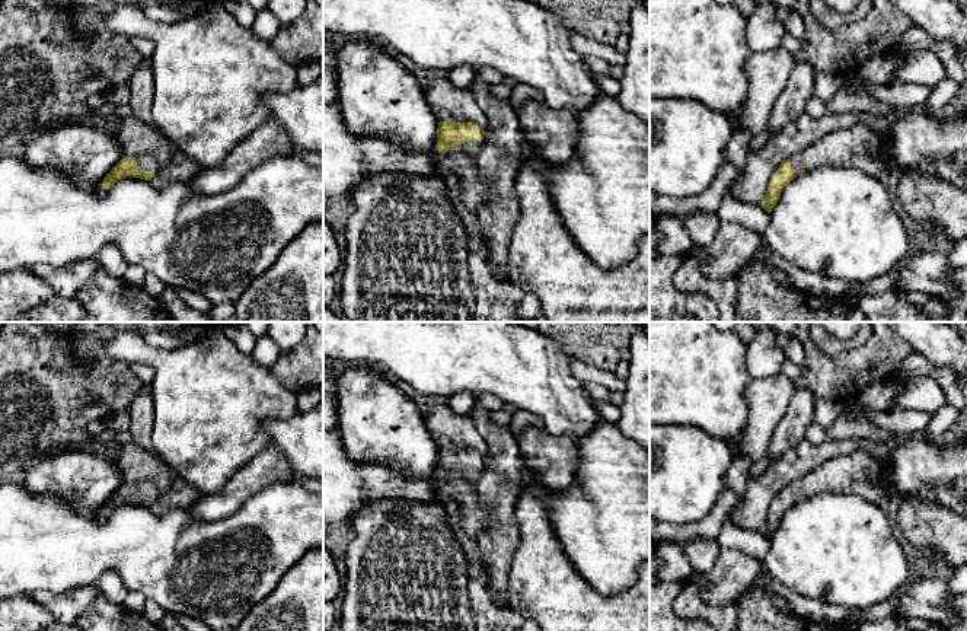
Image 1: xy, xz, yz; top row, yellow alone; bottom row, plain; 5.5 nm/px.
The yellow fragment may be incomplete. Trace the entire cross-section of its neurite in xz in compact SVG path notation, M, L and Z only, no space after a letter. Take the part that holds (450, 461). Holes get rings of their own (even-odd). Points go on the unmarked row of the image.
M438 449L435 472L438 479L446 479L450 474L462 472L463 478L476 488L482 469L484 456L473 449Z

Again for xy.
M144 479L137 484L122 482L122 485L103 504L100 512L103 516L106 516L111 512L114 512L117 507L127 503L151 507L151 504L159 495L160 495L160 491L154 481Z

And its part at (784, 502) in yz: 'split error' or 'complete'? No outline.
split error

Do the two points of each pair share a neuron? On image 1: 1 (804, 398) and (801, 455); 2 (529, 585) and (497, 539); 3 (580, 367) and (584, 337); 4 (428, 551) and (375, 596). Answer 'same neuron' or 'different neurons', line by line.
1: different neurons
2: different neurons
3: different neurons
4: same neuron

